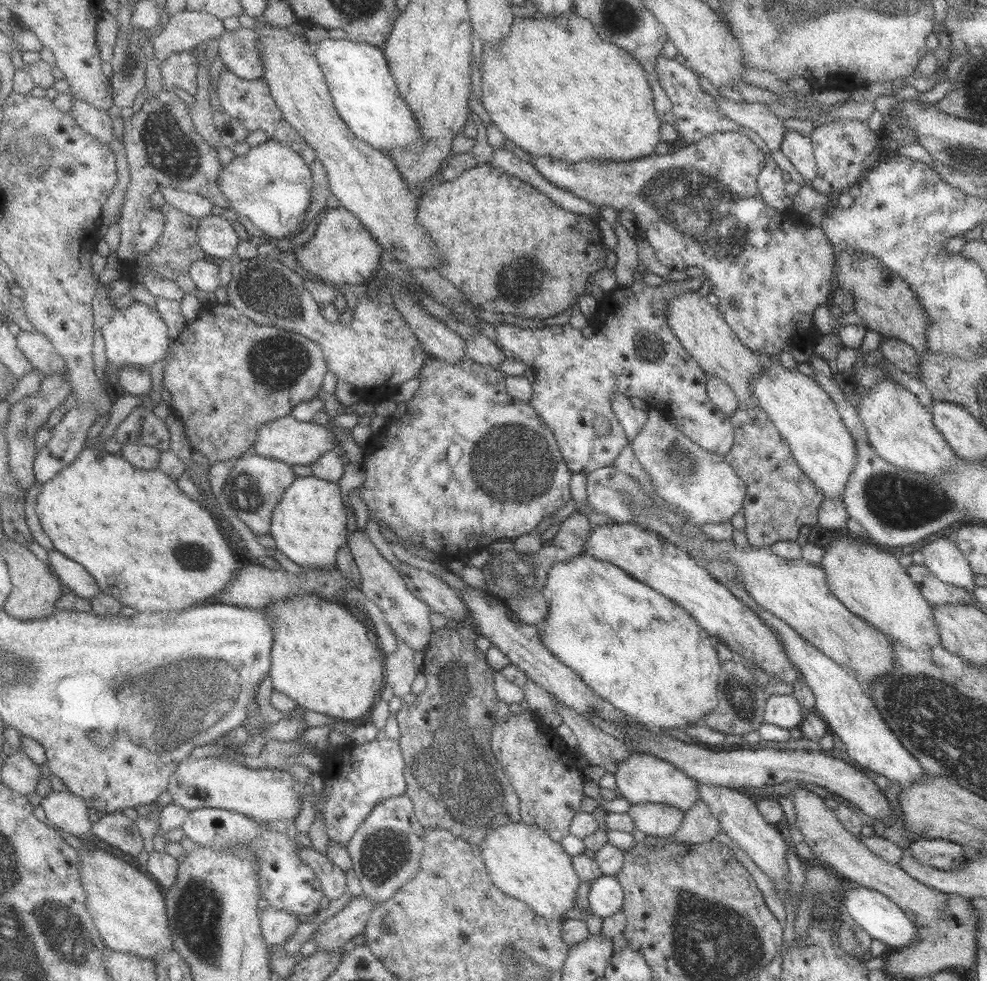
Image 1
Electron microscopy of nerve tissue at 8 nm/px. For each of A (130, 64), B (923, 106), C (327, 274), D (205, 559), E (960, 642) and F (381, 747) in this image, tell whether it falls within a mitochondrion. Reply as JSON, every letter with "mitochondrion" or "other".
{"A":"other","B":"other","C":"other","D":"mitochondrion","E":"other","F":"other"}

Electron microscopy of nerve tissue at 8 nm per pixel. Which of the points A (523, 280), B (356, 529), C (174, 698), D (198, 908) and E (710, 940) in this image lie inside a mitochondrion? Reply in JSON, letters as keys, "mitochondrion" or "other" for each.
{"A":"mitochondrion","B":"other","C":"mitochondrion","D":"mitochondrion","E":"mitochondrion"}

